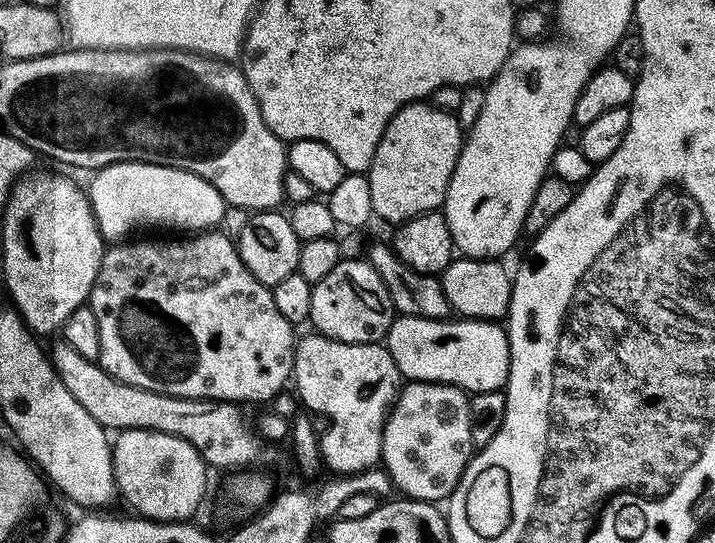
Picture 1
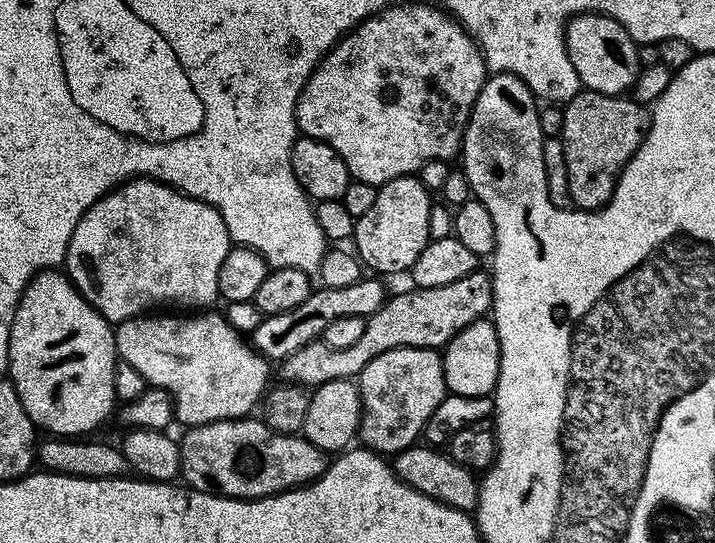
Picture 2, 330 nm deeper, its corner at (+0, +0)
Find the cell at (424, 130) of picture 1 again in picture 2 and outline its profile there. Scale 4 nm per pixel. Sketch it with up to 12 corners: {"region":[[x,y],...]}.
{"region":[[419,175],[379,185],[351,243],[376,274],[426,250],[433,193]]}

